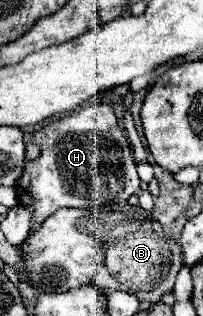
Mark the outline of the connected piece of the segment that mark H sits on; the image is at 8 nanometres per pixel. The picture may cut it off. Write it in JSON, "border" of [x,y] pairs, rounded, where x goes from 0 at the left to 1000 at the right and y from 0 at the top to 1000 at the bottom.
{"border":[[[458,329],[409,348],[379,348],[340,367],[310,367],[241,399],[212,399],[153,437],[182,462],[202,462],[202,487],[182,506],[123,506],[113,551],[84,570],[84,620],[94,639],[163,658],[153,684],[153,734],[172,734],[261,671],[291,658],[438,658],[438,652],[547,652],[635,633],[685,601],[685,557],[655,506],[645,462],[576,392],[567,354],[527,329]]]}

